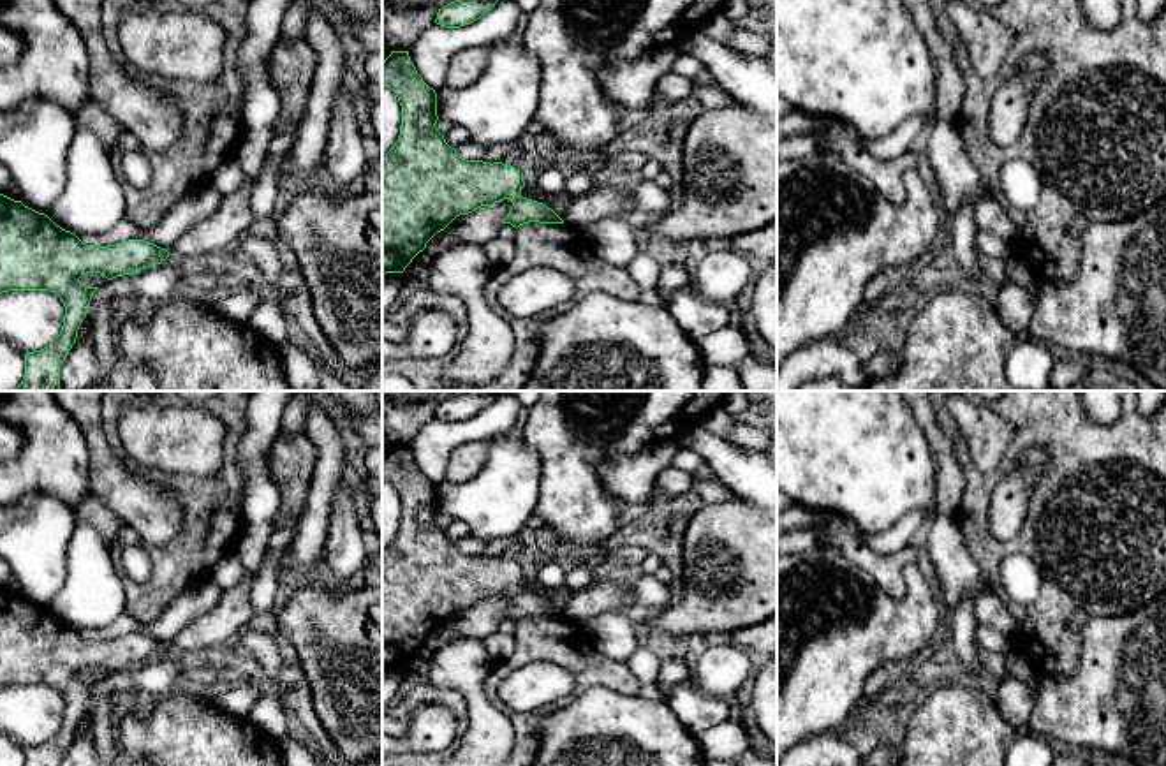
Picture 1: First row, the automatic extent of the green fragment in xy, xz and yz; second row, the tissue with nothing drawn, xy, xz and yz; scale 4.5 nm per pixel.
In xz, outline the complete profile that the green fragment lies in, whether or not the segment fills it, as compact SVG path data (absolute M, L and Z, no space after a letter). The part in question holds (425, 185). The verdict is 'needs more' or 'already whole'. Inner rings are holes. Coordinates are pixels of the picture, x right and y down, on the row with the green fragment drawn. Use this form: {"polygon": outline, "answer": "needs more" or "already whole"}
{"polygon": "M391 51L382 62L382 86L391 88L402 106L402 127L395 146L382 153L382 275L403 273L426 243L456 217L504 199L513 203L502 224L564 224L546 204L521 197L523 173L502 162L465 160L437 130L437 93L417 74L409 51Z", "answer": "already whole"}

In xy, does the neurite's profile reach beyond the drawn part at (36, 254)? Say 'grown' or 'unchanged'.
unchanged

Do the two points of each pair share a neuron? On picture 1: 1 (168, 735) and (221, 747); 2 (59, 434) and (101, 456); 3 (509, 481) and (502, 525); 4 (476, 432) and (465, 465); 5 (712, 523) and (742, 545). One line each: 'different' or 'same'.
1: same
2: different
3: same
4: different
5: same

